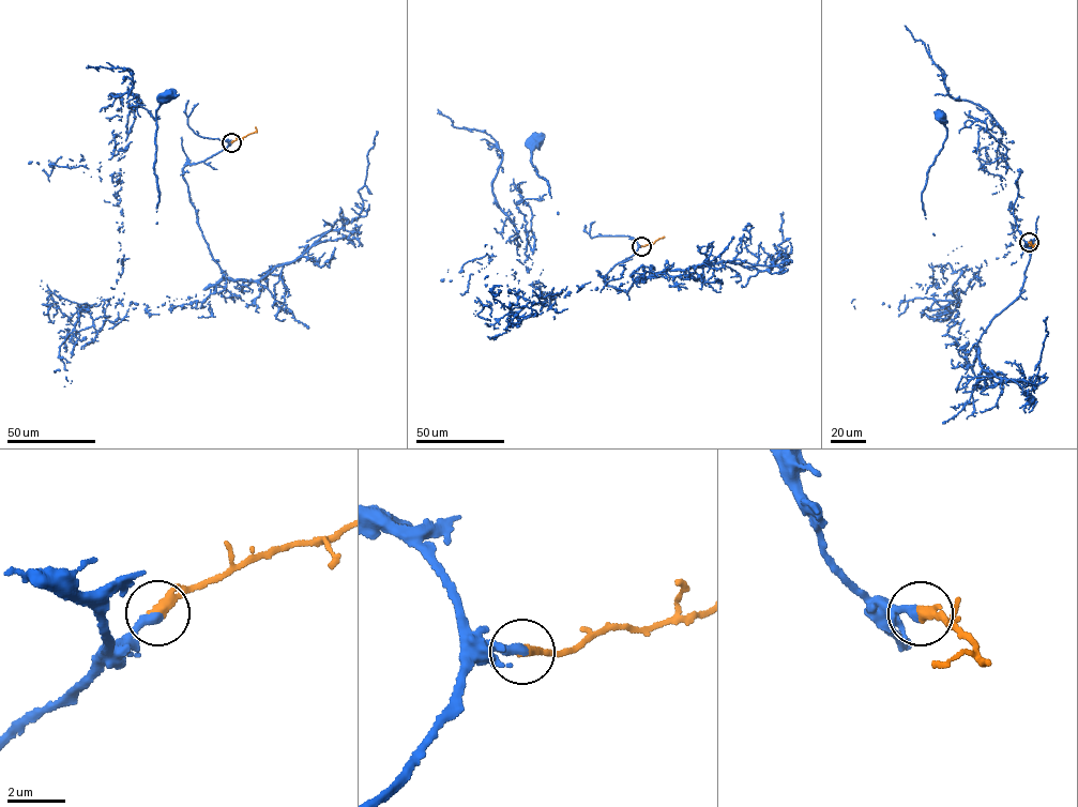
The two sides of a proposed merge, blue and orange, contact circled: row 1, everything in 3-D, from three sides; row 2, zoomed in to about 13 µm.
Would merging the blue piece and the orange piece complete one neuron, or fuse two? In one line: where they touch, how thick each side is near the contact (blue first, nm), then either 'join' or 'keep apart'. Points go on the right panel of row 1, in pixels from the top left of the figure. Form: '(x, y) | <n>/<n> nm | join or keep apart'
(1029, 242) | 320/360 nm | join

